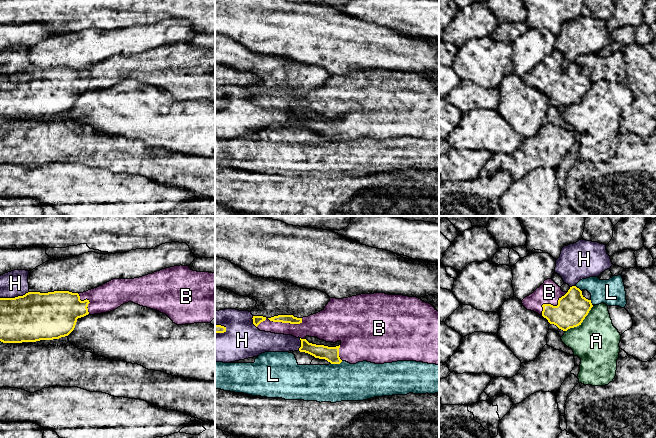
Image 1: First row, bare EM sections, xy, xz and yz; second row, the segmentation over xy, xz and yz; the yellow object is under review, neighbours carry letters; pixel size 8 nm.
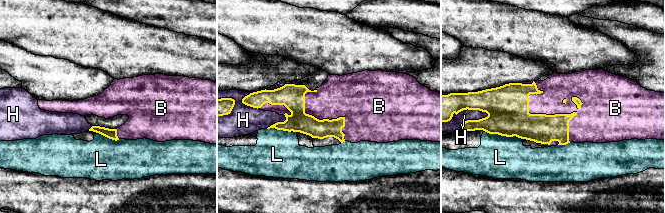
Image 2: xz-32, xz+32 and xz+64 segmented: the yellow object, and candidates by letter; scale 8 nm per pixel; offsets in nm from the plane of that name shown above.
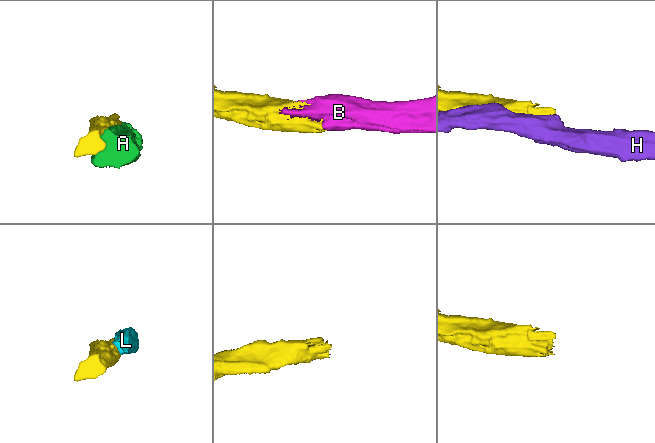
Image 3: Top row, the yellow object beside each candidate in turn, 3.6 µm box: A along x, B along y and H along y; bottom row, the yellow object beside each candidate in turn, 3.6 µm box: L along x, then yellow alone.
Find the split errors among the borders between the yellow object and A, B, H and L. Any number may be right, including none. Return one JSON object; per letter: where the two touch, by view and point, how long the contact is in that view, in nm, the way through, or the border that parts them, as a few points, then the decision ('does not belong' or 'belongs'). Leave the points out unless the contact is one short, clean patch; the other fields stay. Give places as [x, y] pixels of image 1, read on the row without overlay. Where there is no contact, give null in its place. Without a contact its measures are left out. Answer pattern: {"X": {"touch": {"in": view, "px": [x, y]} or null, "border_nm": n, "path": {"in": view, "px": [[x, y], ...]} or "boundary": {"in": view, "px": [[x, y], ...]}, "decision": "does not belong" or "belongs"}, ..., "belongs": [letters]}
{"A": {"touch": {"in": "yz", "px": [581, 98]}, "border_nm": 300, "decision": "does not belong"}, "B": {"touch": {"in": "xz", "px": [280, 97]}, "border_nm": 380, "decision": "belongs"}, "H": {"touch": {"in": "xy", "px": [15, 73]}, "border_nm": 240, "decision": "does not belong"}, "L": {"touch": {"in": "xz", "px": [336, 139]}, "border_nm": 100, "decision": "does not belong"}, "belongs": ["B"]}

